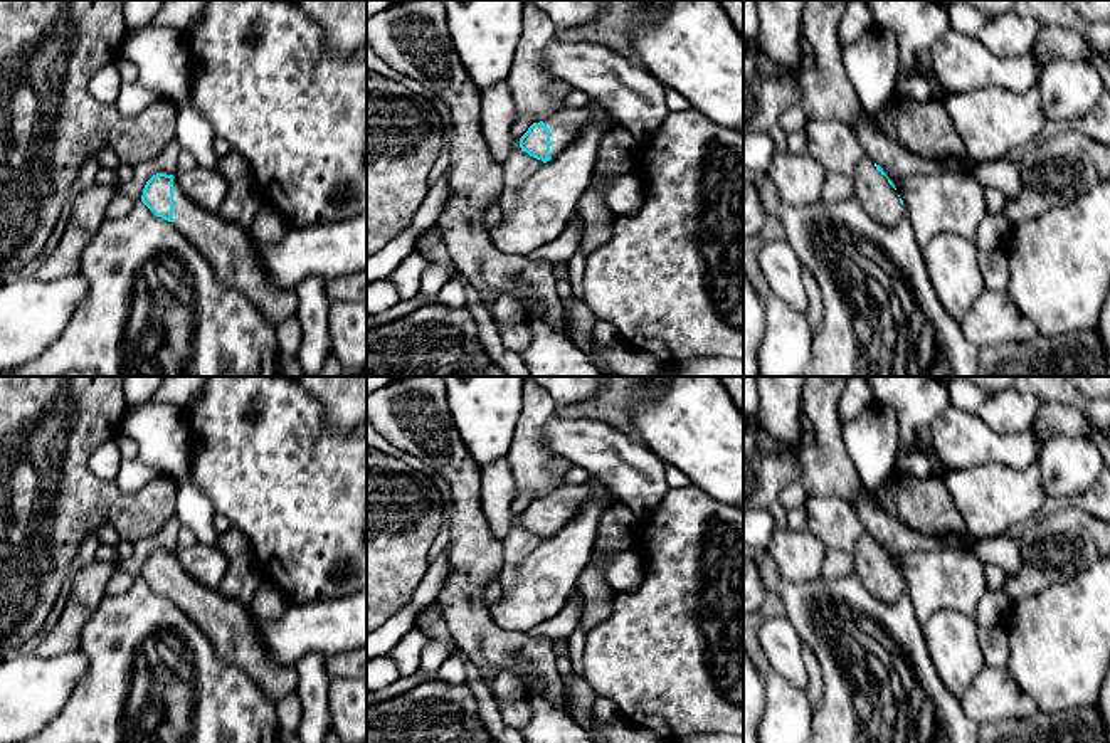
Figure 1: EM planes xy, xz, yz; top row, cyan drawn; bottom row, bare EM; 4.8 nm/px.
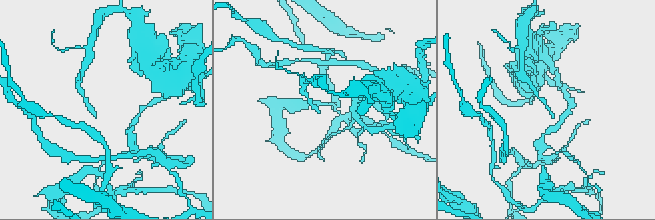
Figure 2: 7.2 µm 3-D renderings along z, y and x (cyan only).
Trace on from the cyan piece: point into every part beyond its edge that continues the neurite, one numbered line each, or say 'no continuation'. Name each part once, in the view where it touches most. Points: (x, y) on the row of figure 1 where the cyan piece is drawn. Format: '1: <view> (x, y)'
1: xy (231, 251)

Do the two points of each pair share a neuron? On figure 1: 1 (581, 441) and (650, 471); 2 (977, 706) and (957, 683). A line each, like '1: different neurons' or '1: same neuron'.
1: same neuron
2: different neurons

